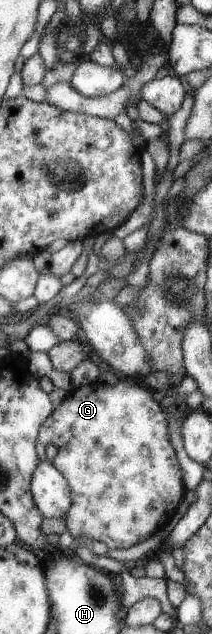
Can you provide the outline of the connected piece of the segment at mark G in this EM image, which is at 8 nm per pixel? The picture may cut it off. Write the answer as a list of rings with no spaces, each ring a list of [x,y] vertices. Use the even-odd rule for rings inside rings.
[[[126,378],[118,384],[107,384],[97,381],[89,386],[81,386],[79,390],[71,391],[67,394],[66,399],[55,410],[55,413],[47,419],[43,426],[43,430],[39,436],[38,451],[42,461],[51,461],[65,476],[70,480],[71,488],[73,488],[74,503],[66,516],[66,523],[74,538],[85,536],[91,538],[92,541],[105,542],[110,548],[131,548],[135,544],[141,544],[148,538],[151,538],[155,532],[162,530],[177,514],[181,502],[187,496],[187,482],[185,482],[185,470],[181,466],[179,460],[179,452],[171,440],[171,430],[169,430],[169,413],[165,412],[161,399],[155,392],[143,388],[139,382],[131,378]]]

